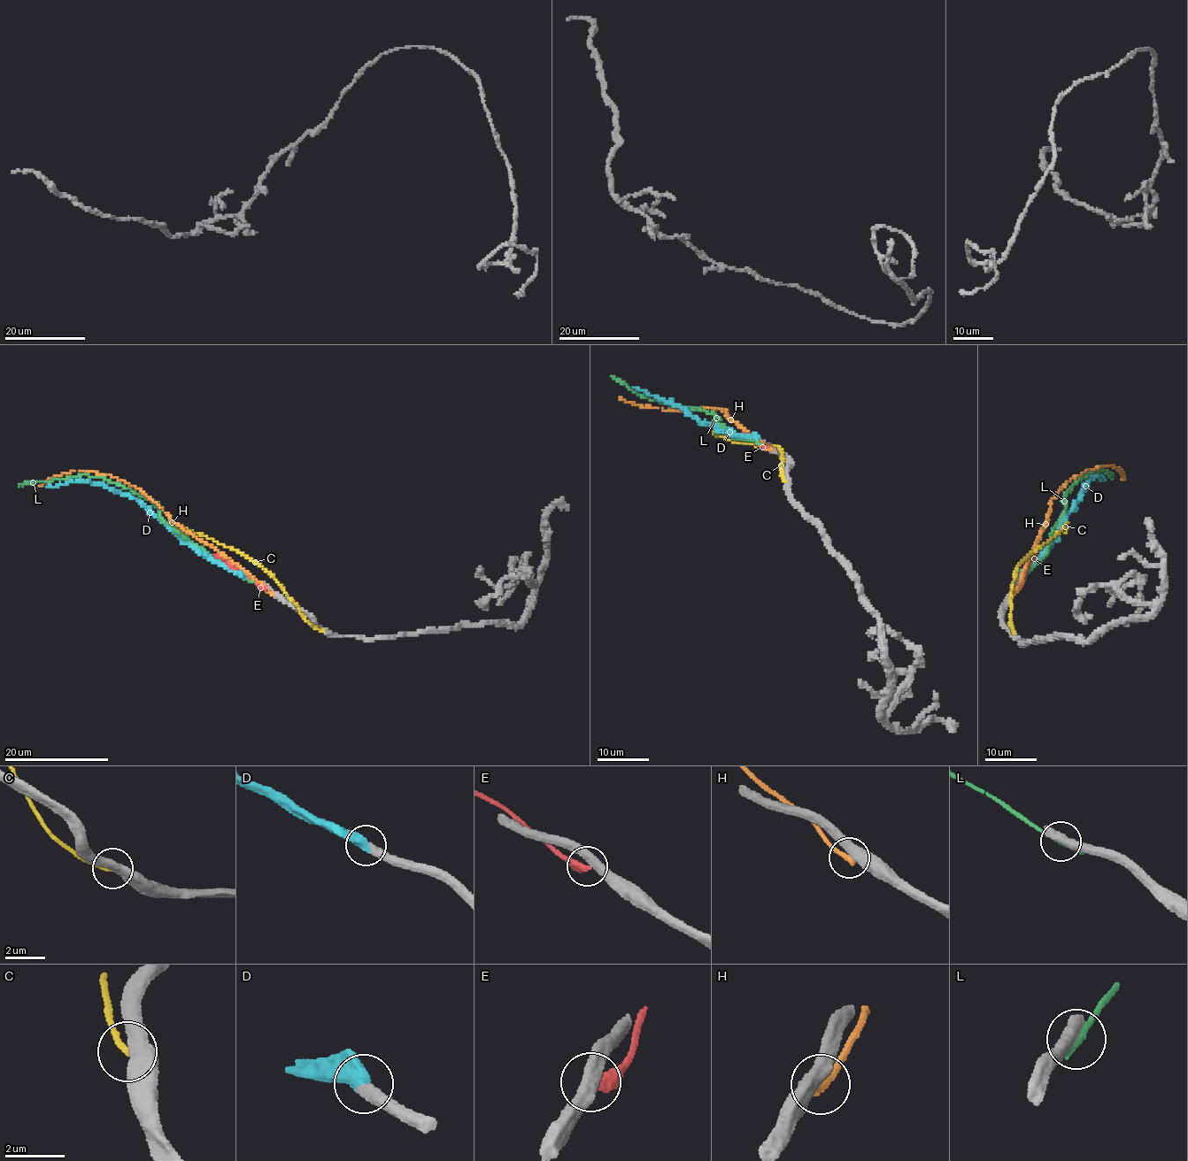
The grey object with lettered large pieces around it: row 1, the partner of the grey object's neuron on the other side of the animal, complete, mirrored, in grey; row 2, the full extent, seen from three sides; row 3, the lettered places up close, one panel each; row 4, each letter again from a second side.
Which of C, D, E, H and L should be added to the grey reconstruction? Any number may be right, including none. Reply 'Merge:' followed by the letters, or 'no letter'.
Merge: D

